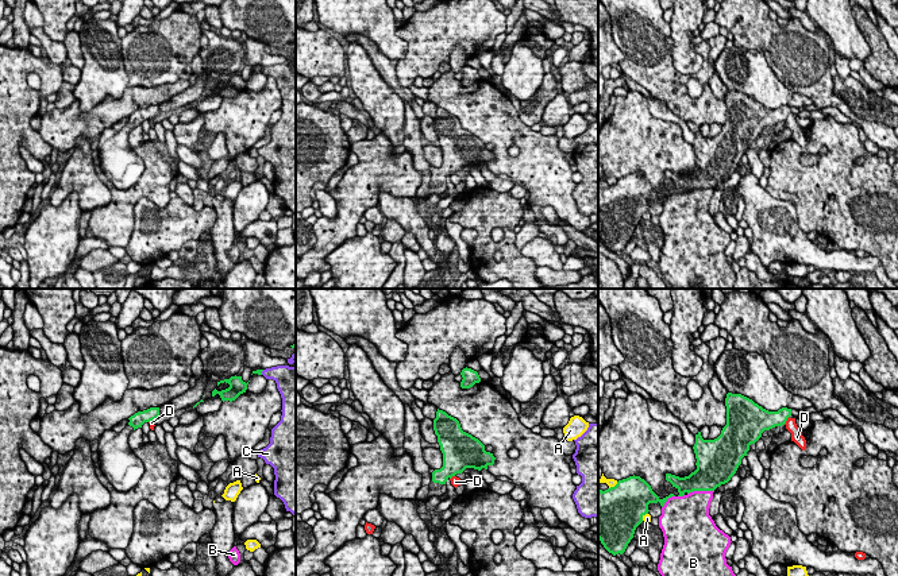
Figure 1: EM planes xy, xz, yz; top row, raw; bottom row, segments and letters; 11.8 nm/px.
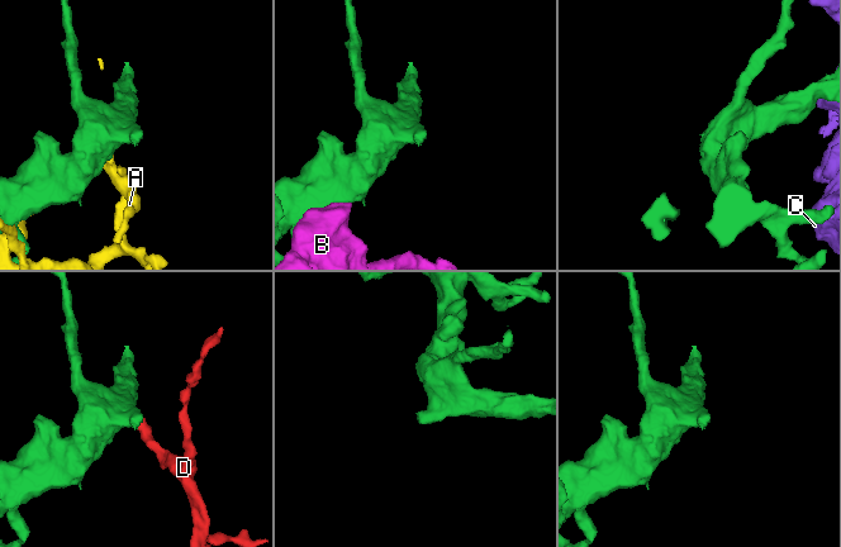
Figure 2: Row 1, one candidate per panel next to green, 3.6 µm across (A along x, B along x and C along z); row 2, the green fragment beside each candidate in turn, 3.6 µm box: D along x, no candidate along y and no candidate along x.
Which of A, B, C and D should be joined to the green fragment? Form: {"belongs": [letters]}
{"belongs": []}

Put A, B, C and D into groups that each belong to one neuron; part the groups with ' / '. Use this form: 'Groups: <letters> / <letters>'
Groups: A / B / C / D

